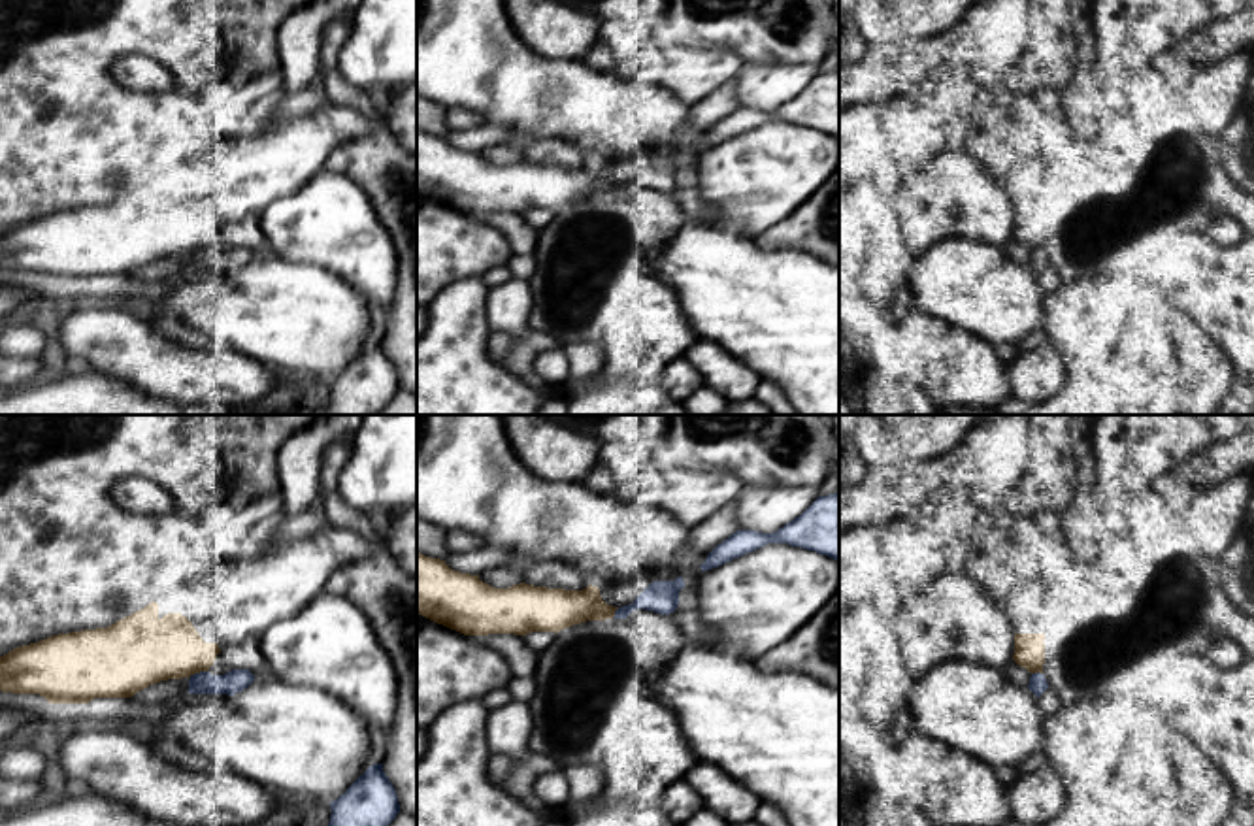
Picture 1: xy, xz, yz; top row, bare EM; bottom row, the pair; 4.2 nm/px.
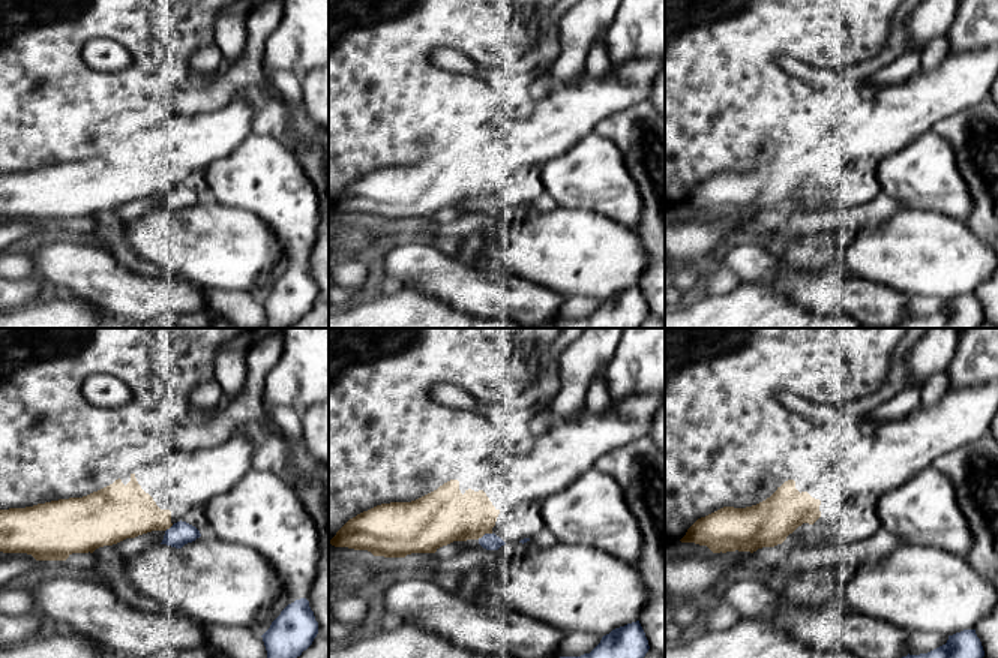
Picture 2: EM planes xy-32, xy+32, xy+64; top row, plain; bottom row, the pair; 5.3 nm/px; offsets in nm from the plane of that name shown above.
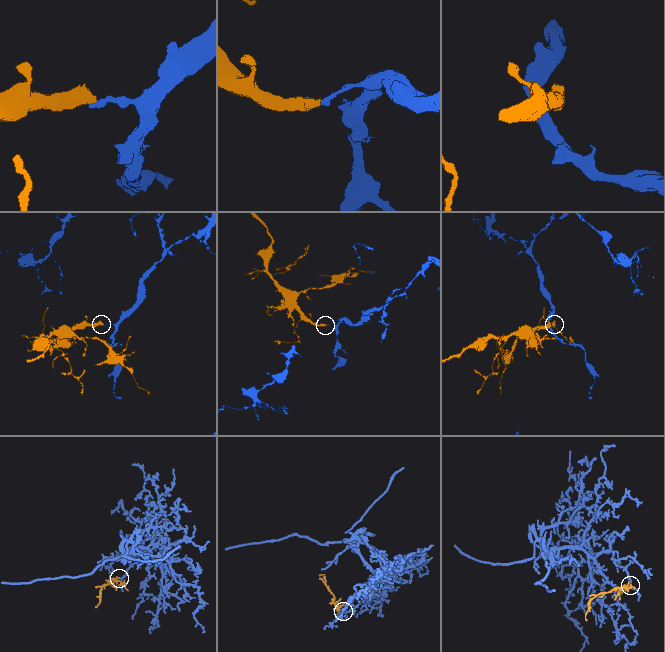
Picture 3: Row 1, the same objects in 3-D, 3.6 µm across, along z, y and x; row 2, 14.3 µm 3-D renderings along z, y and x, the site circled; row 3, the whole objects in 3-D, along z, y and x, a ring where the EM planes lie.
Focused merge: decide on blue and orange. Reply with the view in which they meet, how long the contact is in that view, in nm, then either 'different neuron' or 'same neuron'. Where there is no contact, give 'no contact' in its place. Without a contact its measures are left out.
xy | 80 nm | different neuron

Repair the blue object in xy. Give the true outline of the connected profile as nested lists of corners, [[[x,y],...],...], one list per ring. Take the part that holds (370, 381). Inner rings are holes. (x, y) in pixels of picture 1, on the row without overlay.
[[[383,341],[370,343],[338,377],[330,379],[330,400],[321,409],[300,405],[287,415],[377,415],[400,390],[396,368]]]

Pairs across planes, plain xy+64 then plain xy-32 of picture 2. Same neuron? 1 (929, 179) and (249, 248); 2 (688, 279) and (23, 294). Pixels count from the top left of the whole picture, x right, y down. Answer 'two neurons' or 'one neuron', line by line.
1: two neurons
2: two neurons

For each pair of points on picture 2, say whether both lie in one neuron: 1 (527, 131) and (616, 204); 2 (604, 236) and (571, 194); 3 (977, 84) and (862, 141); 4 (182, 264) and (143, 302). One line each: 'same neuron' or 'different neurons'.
1: different neurons
2: different neurons
3: same neuron
4: different neurons

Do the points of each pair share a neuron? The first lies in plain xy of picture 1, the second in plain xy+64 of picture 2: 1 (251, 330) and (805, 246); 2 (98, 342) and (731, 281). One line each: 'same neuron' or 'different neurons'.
1: different neurons
2: different neurons

